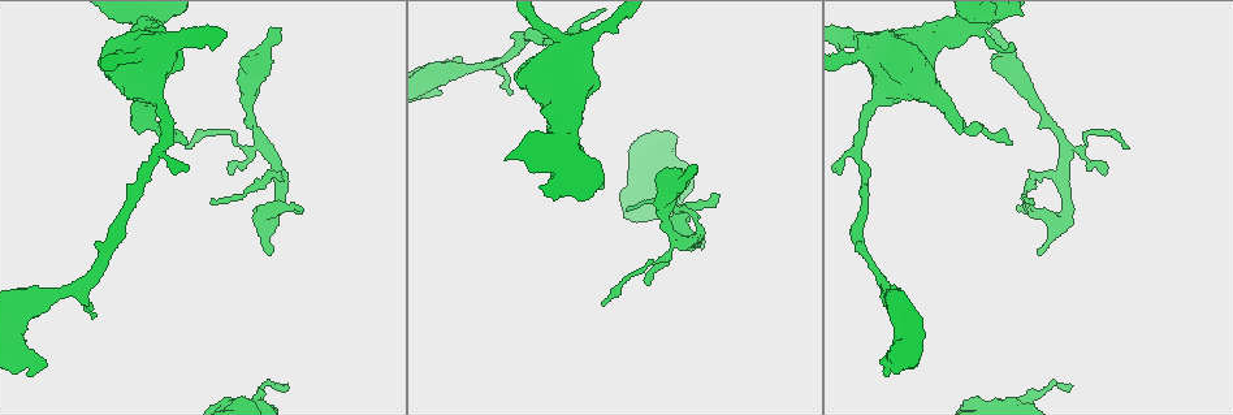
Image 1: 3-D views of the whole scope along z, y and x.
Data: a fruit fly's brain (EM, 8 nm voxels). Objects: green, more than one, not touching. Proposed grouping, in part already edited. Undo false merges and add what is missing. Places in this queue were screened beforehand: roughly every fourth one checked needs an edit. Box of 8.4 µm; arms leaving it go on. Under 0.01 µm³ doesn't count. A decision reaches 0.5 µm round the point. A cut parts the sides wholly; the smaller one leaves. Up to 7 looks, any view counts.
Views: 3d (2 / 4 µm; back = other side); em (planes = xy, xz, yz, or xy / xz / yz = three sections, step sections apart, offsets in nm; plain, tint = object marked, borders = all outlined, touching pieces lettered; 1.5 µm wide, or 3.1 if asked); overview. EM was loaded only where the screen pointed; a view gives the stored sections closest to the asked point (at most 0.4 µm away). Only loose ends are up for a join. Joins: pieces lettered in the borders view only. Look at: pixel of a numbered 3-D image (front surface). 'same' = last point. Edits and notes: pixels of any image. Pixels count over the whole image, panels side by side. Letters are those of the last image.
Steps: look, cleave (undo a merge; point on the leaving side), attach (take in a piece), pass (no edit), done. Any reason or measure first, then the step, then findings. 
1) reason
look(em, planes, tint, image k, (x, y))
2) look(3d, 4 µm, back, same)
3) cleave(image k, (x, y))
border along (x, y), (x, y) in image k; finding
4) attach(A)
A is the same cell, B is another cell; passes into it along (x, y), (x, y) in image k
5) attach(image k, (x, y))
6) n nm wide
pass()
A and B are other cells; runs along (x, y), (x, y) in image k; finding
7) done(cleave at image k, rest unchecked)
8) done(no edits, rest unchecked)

look(em, planes, tint, image 1, (154, 127))

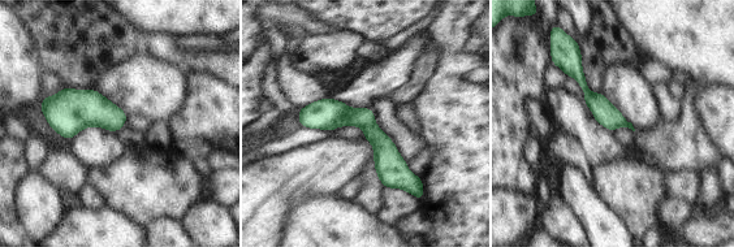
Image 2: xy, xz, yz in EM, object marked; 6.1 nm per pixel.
look(em, planes, borders, same)

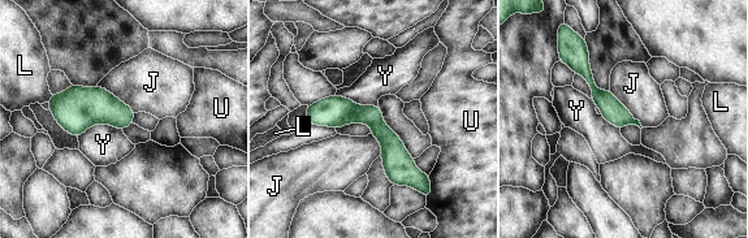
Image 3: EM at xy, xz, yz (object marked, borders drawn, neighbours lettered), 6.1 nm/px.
pass()
J, L, U and Y are other cells; border along (609, 90), (643, 126) in image 3; continuous, no second cell

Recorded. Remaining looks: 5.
calibre changes
look(3d, 2 µm, image 1, (45, 302))

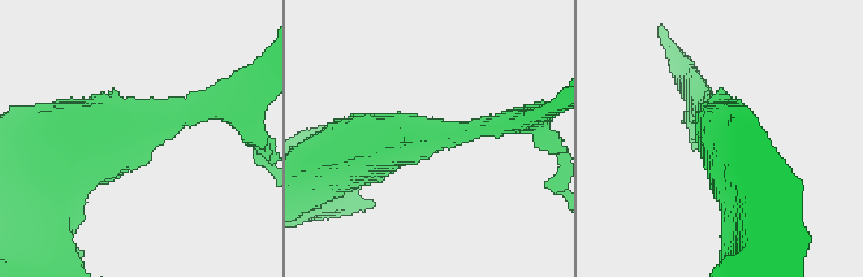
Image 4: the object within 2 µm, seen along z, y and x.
arms of 180, 420 nm
look(em, planes, borders, image 4, (133, 136))

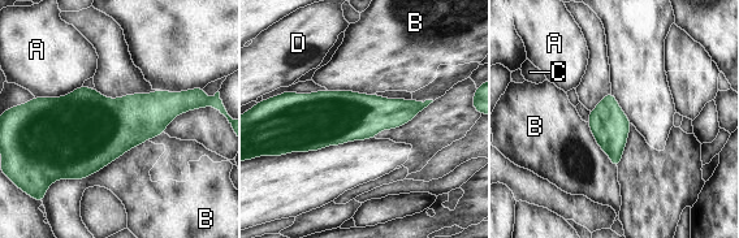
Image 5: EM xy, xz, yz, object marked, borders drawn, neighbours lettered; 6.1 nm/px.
240 nm wide
pass()
A, B, C and D are other cells; border along (147, 139), (46, 193) in image 5; all the same cell

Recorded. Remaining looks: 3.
tapers out
look(3d, 2 µm, back, image 1, (603, 305))

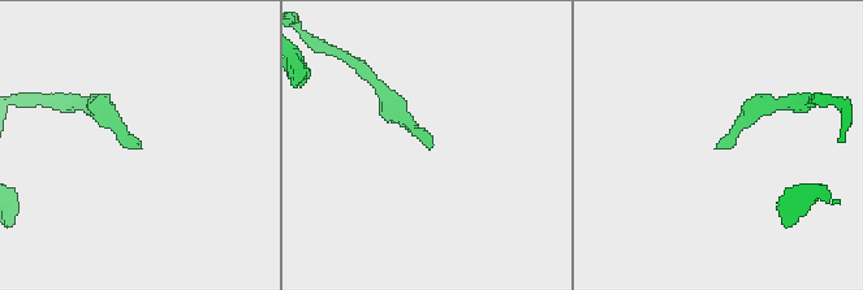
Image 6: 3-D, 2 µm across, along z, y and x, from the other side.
need the tissue
look(em, planes, borders, image 6, (716, 148))

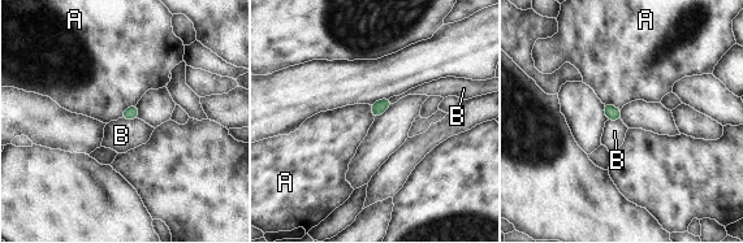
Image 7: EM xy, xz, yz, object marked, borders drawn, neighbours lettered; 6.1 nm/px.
pass()
A and B are other cells; no lettered piece goes on from it

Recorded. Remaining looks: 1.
done(no edits, rest unchecked)

